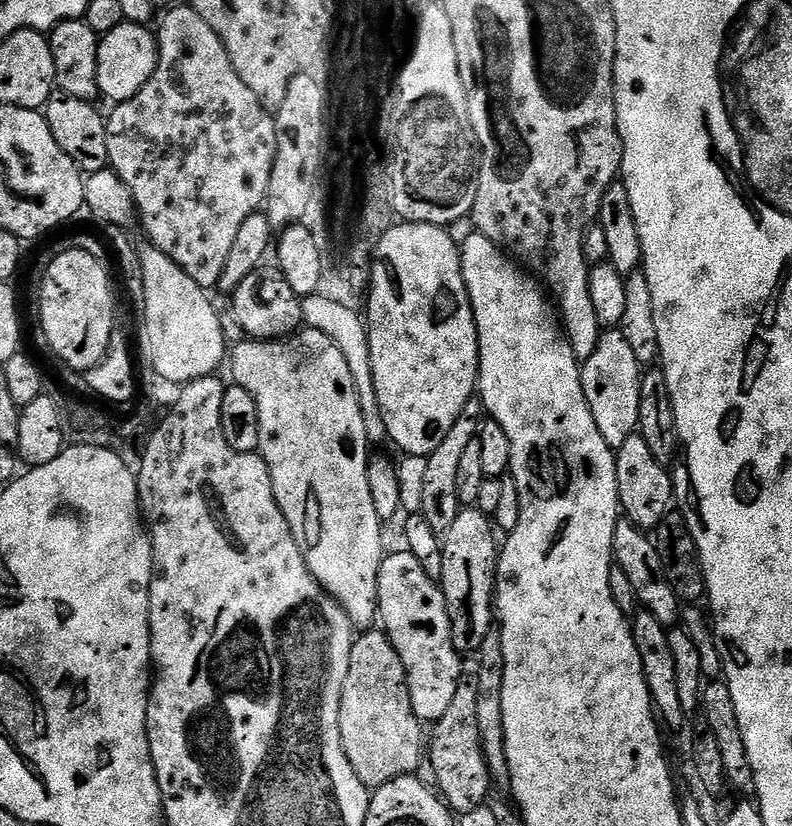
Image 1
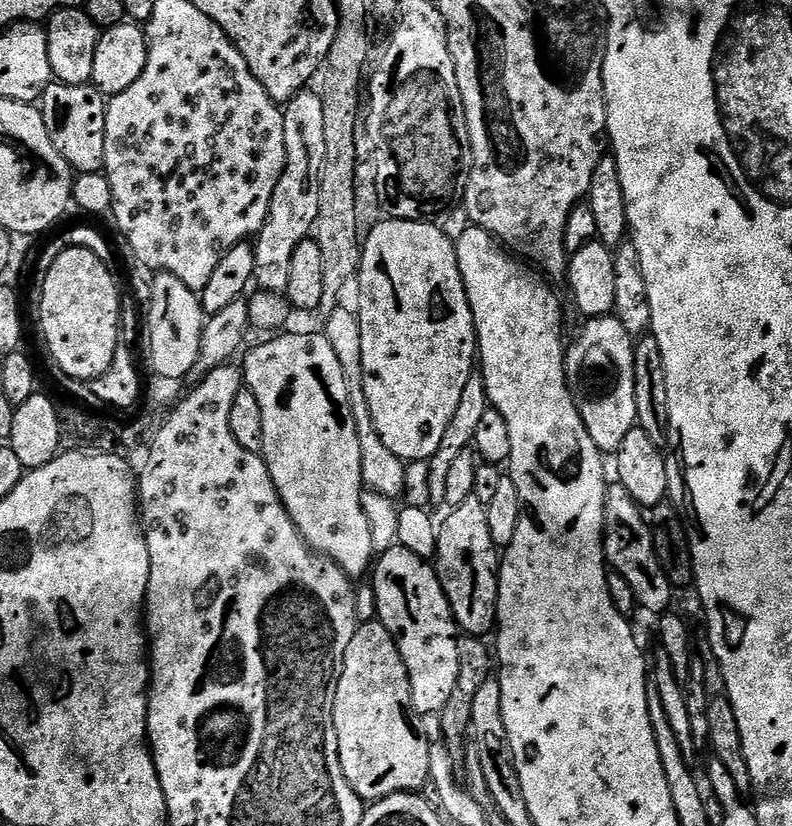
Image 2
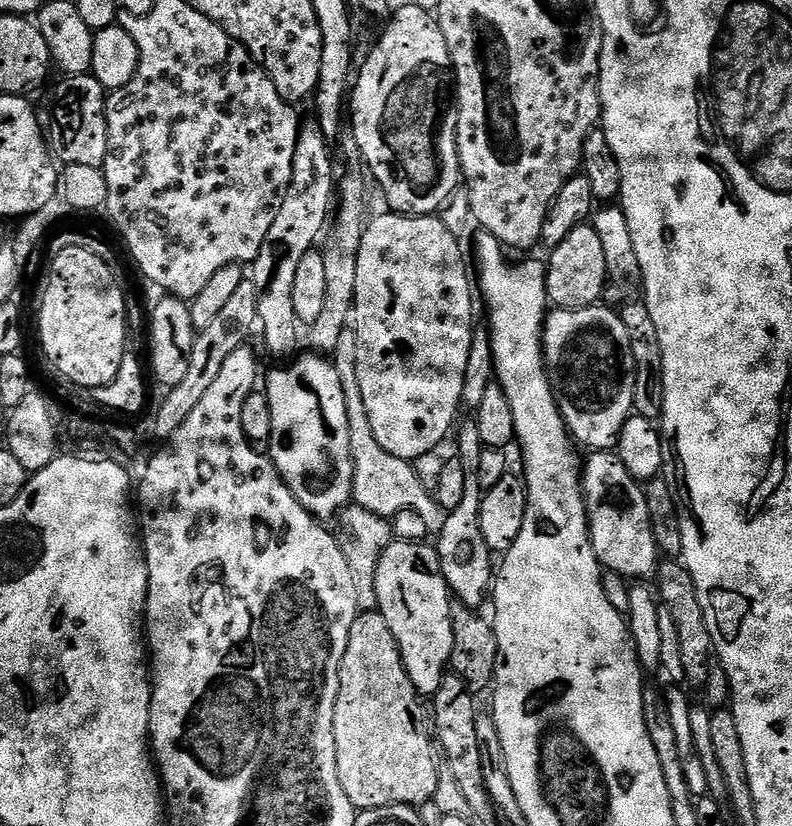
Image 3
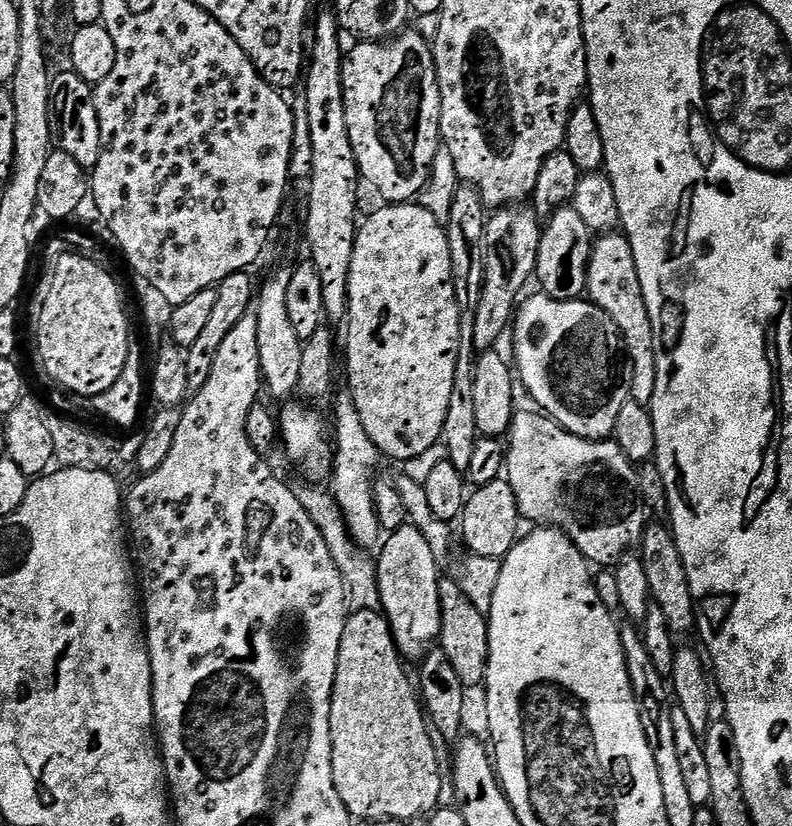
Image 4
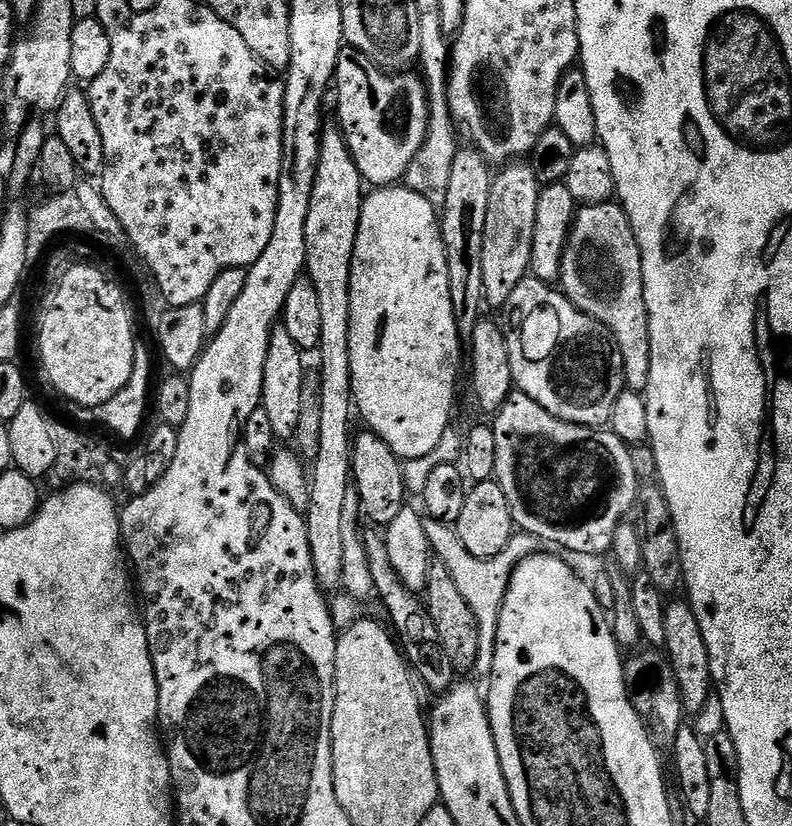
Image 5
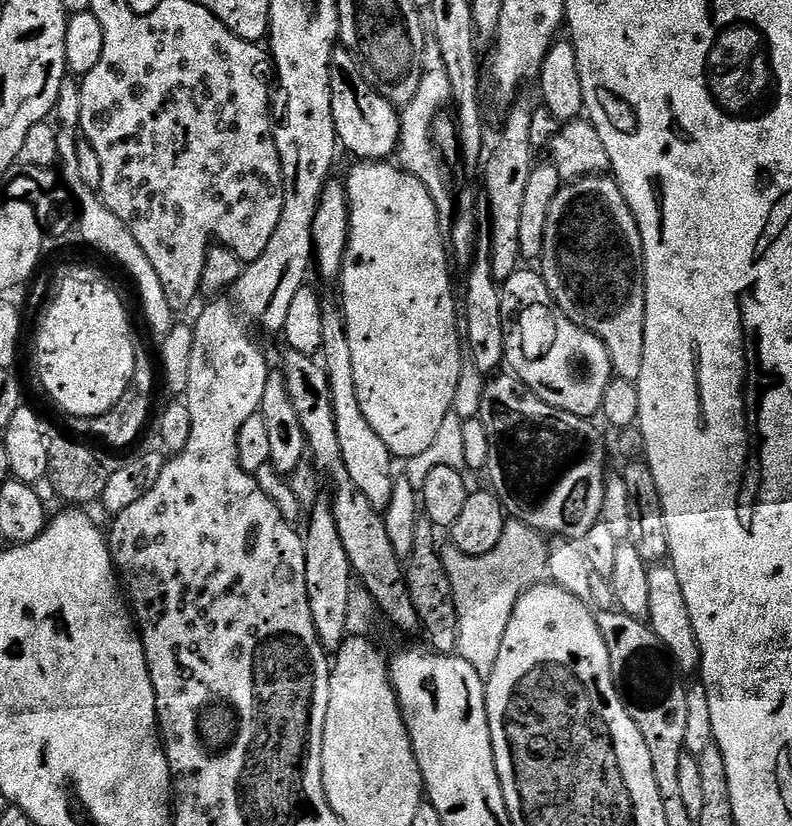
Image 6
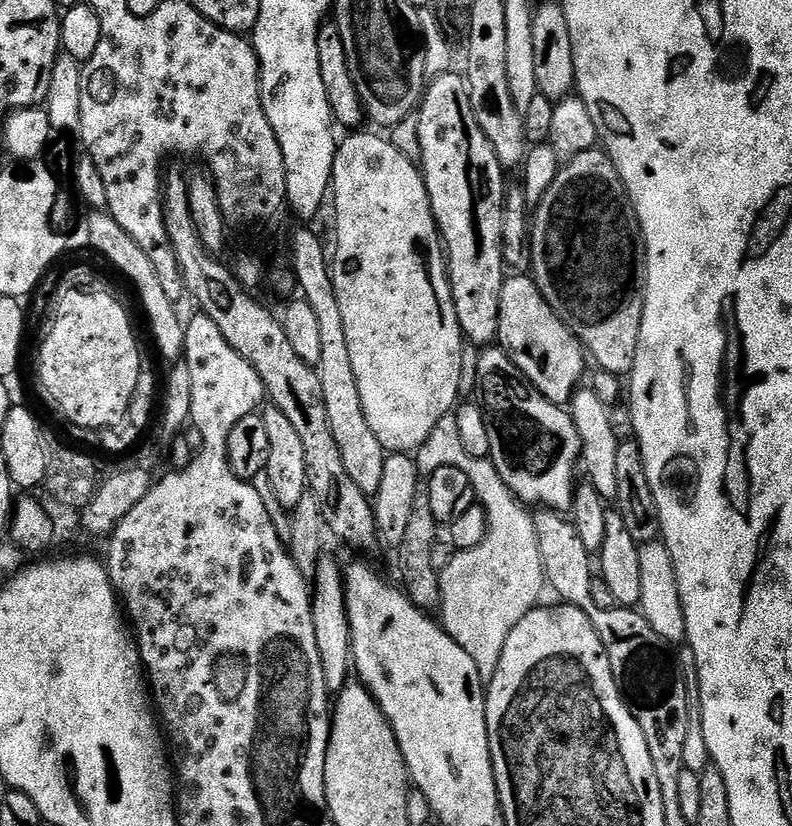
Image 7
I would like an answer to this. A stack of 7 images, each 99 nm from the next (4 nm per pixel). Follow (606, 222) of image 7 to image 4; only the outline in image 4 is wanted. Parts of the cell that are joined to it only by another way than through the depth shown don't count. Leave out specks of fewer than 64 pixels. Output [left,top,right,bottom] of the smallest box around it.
[586,234,658,406]

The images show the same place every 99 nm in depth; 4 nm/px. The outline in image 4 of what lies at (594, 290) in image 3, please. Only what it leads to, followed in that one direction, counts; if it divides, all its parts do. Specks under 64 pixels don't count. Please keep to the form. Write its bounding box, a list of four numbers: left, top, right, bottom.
[535,207,594,300]

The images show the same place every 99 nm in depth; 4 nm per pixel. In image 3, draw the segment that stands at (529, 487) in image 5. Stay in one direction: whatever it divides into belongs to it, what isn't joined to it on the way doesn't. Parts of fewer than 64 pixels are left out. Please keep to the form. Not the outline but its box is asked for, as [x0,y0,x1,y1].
[582,451,662,582]

